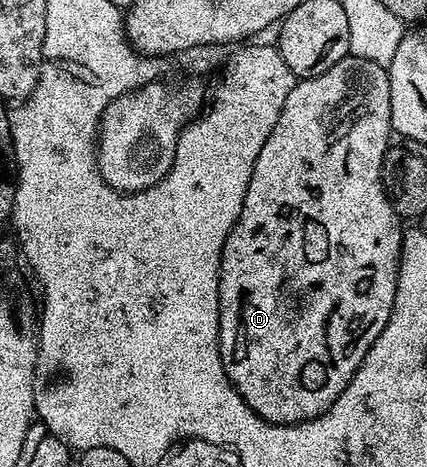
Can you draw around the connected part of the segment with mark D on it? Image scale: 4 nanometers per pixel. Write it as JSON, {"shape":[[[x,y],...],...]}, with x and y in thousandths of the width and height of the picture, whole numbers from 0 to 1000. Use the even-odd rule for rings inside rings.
{"shape":[[[817,120],[792,128],[782,146],[763,146],[754,163],[705,167],[691,182],[686,193],[677,191],[670,199],[670,223],[660,223],[660,240],[651,240],[651,266],[642,266],[632,300],[623,300],[623,308],[614,308],[614,325],[604,325],[585,394],[576,403],[567,454],[548,488],[534,499],[534,512],[525,516],[515,542],[511,600],[515,675],[506,726],[515,739],[515,775],[539,822],[574,865],[604,891],[614,891],[614,899],[653,912],[677,912],[749,893],[782,865],[782,857],[806,837],[810,822],[820,822],[857,754],[867,754],[885,711],[895,711],[895,702],[904,702],[904,685],[913,685],[913,668],[923,660],[927,593],[937,580],[937,520],[948,505],[948,495],[937,493],[941,469],[911,433],[895,388],[899,334],[913,319],[909,293],[920,293],[923,287],[913,248],[913,171],[906,148],[867,128]]]}

